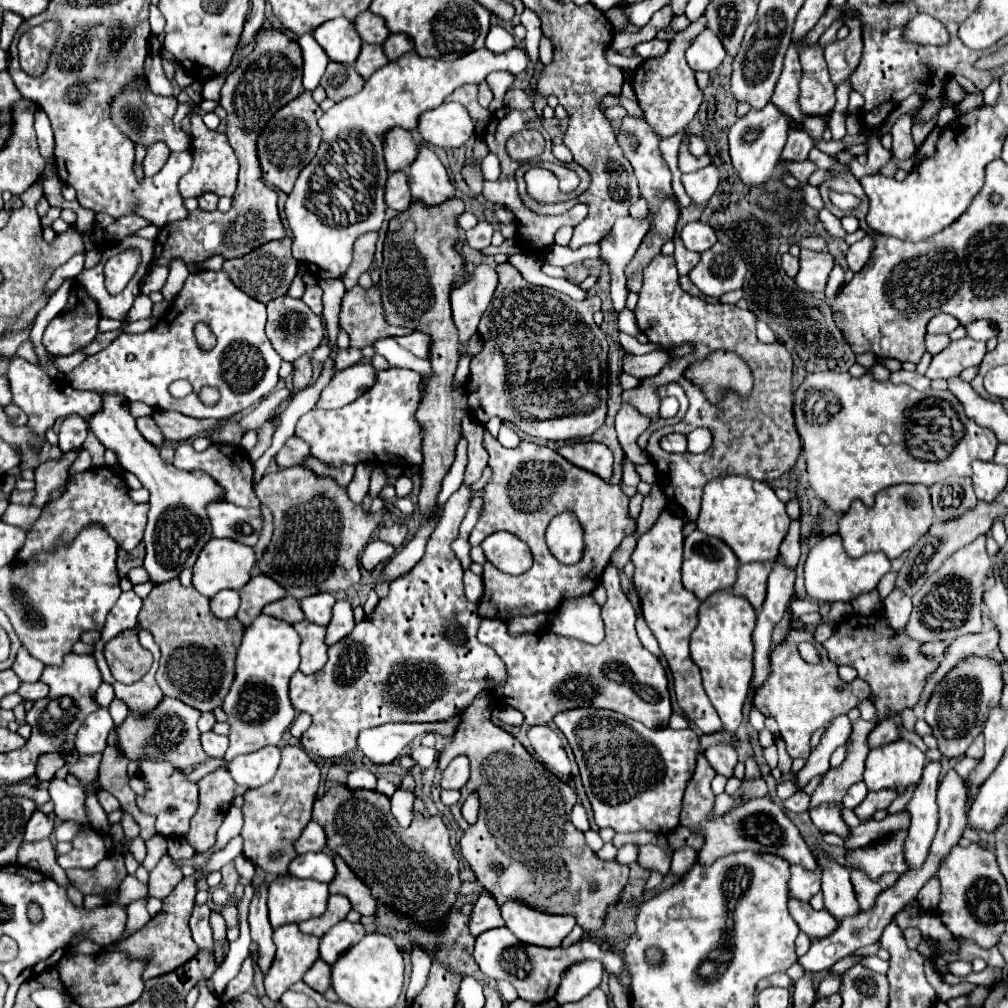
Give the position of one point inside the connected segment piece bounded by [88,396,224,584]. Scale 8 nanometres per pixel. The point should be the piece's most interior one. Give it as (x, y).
(178, 527)

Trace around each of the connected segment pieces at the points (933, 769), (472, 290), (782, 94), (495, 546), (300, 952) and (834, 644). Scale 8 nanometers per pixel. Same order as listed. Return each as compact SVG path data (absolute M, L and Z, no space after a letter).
M928 762L924 766L922 780L914 788L914 794L906 804L906 810L910 812L910 828L904 854L910 868L922 866L922 860L926 860L930 840L934 838L938 826L938 806L936 806L938 778L940 778L940 762Z
M480 264L464 284L456 286L456 294L450 296L452 316L460 332L462 346L466 346L470 336L476 334L478 322L492 300L496 284L498 284L496 270L490 268L488 264Z
M792 42L786 58L784 58L784 68L778 78L778 84L772 94L772 102L786 114L790 114L797 122L803 122L806 114L802 114L798 106L798 96L800 96L800 80L802 80L802 66L800 66L800 50L802 42Z
M510 532L490 534L482 542L482 550L488 562L506 574L524 574L532 566L530 548Z
M286 924L274 930L276 958L264 976L266 994L270 1000L280 1000L280 996L294 984L300 982L306 970L318 960L316 936L298 930L298 924Z
M850 616L838 624L834 634L822 646L826 648L830 662L834 662L836 666L846 664L856 668L858 678L868 682L872 694L876 696L874 706L880 720L884 720L890 712L902 712L904 708L912 708L922 692L922 680L926 680L926 676L938 666L938 662L920 654L920 644L914 644L914 640L906 640L904 630L892 630L886 624L884 616Z

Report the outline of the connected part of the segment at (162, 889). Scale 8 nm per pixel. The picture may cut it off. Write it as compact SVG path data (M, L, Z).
M164 854L156 868L150 872L150 884L148 884L148 894L154 898L164 900L176 886L176 882L182 880L180 868L174 864L174 860Z

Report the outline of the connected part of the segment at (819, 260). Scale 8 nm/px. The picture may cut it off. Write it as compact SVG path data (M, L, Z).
M800 250L800 272L796 274L798 288L806 292L822 292L826 288L828 274L834 266L834 258L830 252L814 252L814 250Z

